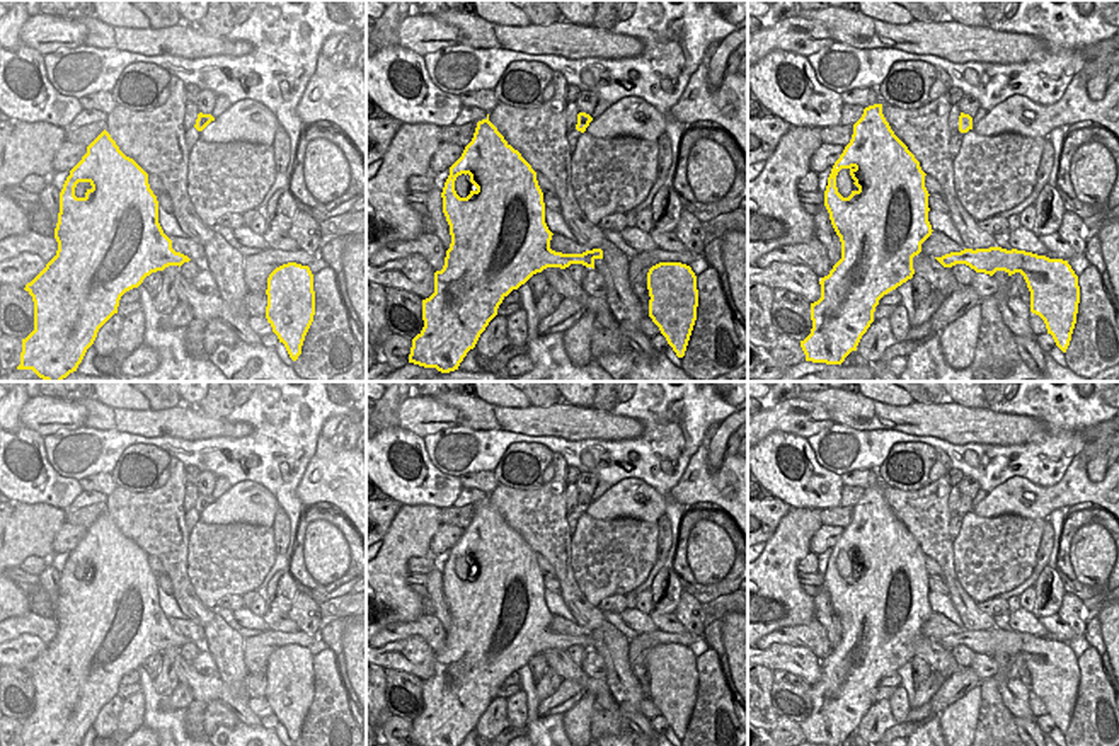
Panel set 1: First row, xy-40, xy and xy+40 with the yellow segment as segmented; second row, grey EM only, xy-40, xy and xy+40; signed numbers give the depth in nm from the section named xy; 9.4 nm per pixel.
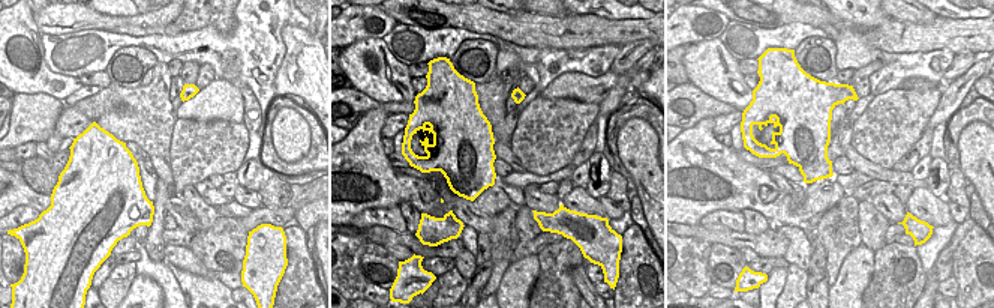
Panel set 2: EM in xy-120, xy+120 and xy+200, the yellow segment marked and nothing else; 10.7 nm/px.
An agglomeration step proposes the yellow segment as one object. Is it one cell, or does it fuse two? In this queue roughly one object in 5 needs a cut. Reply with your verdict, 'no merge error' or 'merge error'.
no merge error

